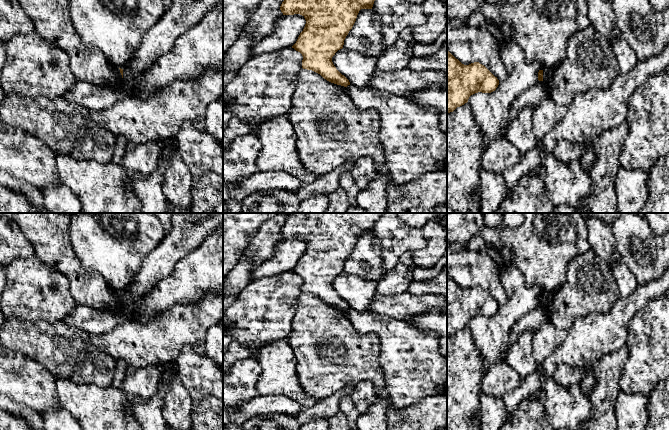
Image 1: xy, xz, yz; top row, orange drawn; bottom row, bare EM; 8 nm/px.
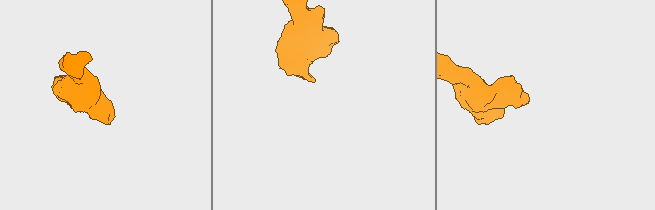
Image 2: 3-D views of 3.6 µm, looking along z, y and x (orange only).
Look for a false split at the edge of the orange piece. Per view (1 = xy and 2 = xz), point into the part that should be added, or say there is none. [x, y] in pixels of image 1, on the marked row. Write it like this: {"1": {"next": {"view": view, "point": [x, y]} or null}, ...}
{"1": {"next": null}, "2": {"next": null}}

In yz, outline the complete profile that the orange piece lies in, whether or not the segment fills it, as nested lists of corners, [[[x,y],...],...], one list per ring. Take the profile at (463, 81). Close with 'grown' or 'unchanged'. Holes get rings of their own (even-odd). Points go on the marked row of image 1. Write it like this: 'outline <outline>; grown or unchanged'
outline [[[447,50],[447,113],[468,102],[471,95],[496,90],[499,80],[484,65],[462,64]]]; unchanged

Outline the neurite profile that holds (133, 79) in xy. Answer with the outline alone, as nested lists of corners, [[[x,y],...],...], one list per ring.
[[[127,64],[123,68],[124,83],[134,91],[143,82],[144,73],[145,71],[136,72],[130,64]]]

